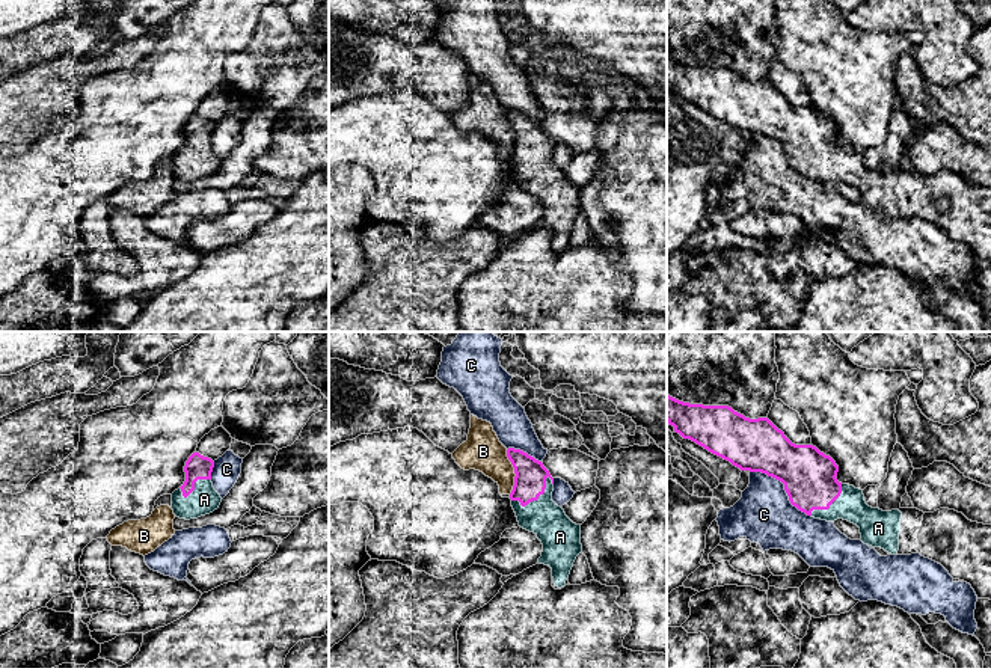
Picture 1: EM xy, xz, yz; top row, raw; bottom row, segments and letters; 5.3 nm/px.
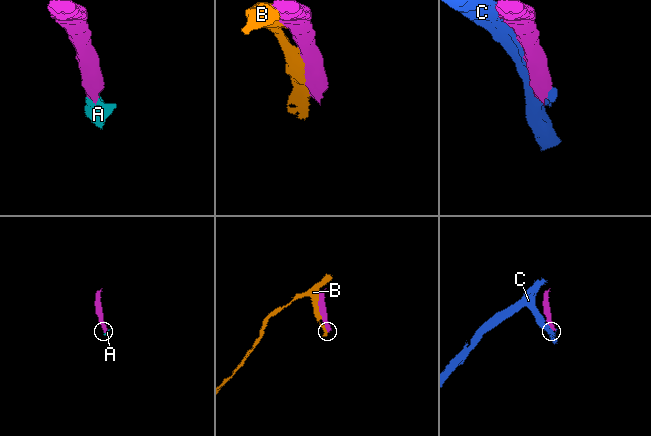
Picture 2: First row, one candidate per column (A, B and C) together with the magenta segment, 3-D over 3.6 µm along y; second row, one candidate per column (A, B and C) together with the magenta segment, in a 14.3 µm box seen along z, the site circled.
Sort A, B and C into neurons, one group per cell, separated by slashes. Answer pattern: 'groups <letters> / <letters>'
groups A / B / C

